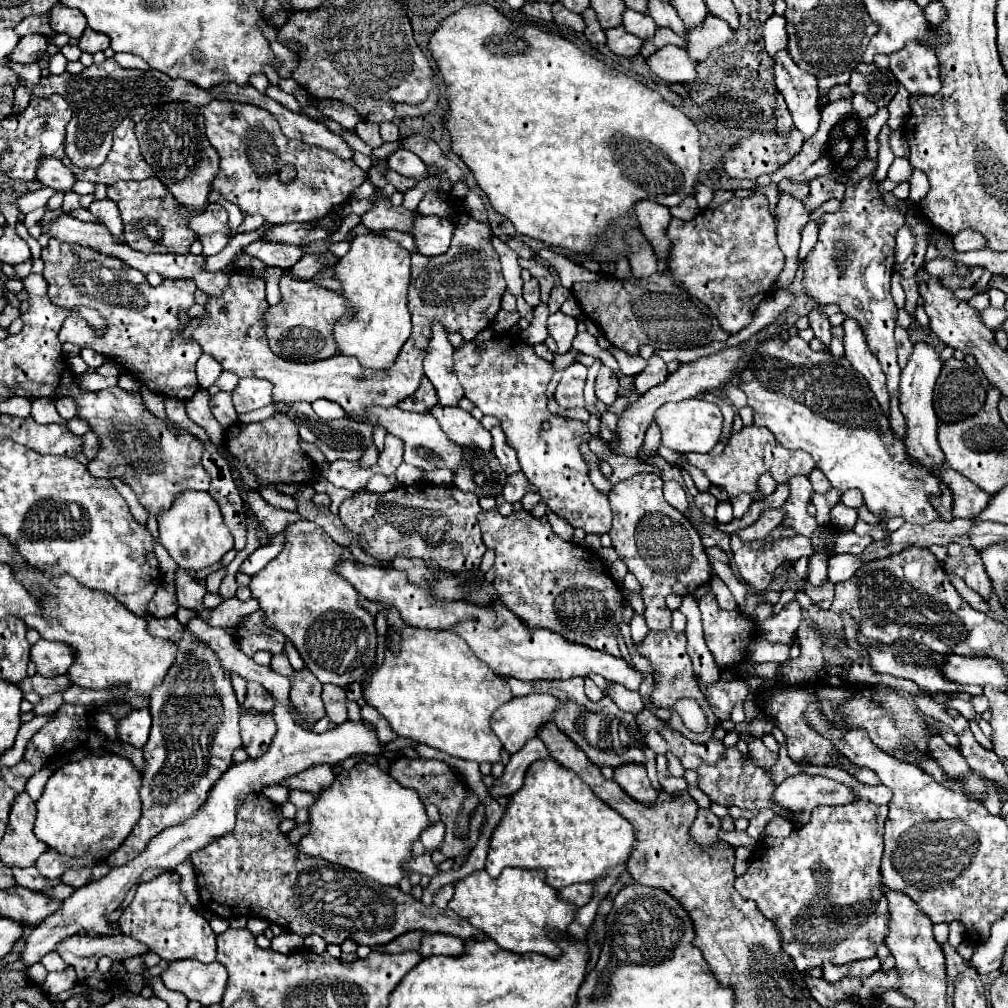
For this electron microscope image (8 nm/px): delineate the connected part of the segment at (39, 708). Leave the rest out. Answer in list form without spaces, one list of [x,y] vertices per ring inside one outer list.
[[[52,694],[52,696],[46,696],[40,700],[40,704],[34,706],[34,714],[40,716],[40,714],[54,714],[60,706],[64,704],[62,700],[62,694]]]

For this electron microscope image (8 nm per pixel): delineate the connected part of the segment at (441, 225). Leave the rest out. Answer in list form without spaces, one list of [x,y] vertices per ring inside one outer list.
[[[418,214],[418,222],[414,222],[412,238],[420,254],[438,256],[448,250],[452,232],[454,232],[454,226],[452,222],[448,222],[448,218]]]

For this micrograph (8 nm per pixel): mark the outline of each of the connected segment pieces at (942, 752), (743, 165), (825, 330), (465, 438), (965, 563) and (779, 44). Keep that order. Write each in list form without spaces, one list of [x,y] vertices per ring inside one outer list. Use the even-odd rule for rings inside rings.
[[[938,734],[928,740],[928,750],[930,750],[930,756],[942,766],[942,770],[952,778],[960,778],[970,772],[970,766],[964,762],[962,754],[954,750],[954,746],[948,746]]]
[[[792,128],[786,136],[774,132],[756,132],[748,138],[742,138],[740,142],[736,142],[726,154],[724,154],[724,170],[730,178],[756,178],[756,174],[772,174],[778,168],[782,168],[784,164],[788,164],[800,150],[802,150],[804,138],[802,132]]]
[[[814,308],[814,310],[812,310],[812,314],[810,314],[808,318],[810,318],[810,328],[814,330],[814,336],[816,336],[816,338],[822,342],[824,350],[828,350],[828,346],[830,346],[830,340],[832,340],[828,318],[820,314],[820,308]]]
[[[434,406],[434,410],[430,412],[442,432],[452,440],[452,442],[458,442],[460,446],[478,446],[482,448],[484,452],[490,452],[492,450],[492,436],[490,432],[470,416],[470,412],[464,412],[460,410],[458,406],[456,408],[450,408],[450,406]]]
[[[948,544],[948,558],[946,558],[946,570],[950,574],[960,576],[972,590],[986,596],[992,590],[992,582],[986,576],[982,558],[978,550],[960,546],[960,544]]]
[[[770,16],[764,24],[764,44],[766,44],[766,52],[770,56],[774,56],[778,50],[786,48],[788,44],[788,34],[786,34],[786,18],[784,16]]]

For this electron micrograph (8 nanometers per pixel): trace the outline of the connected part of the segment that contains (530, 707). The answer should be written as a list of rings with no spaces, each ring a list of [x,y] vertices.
[[[528,694],[512,698],[492,714],[492,730],[500,738],[504,750],[514,754],[522,750],[526,740],[534,738],[544,722],[552,720],[558,698],[550,694]]]

